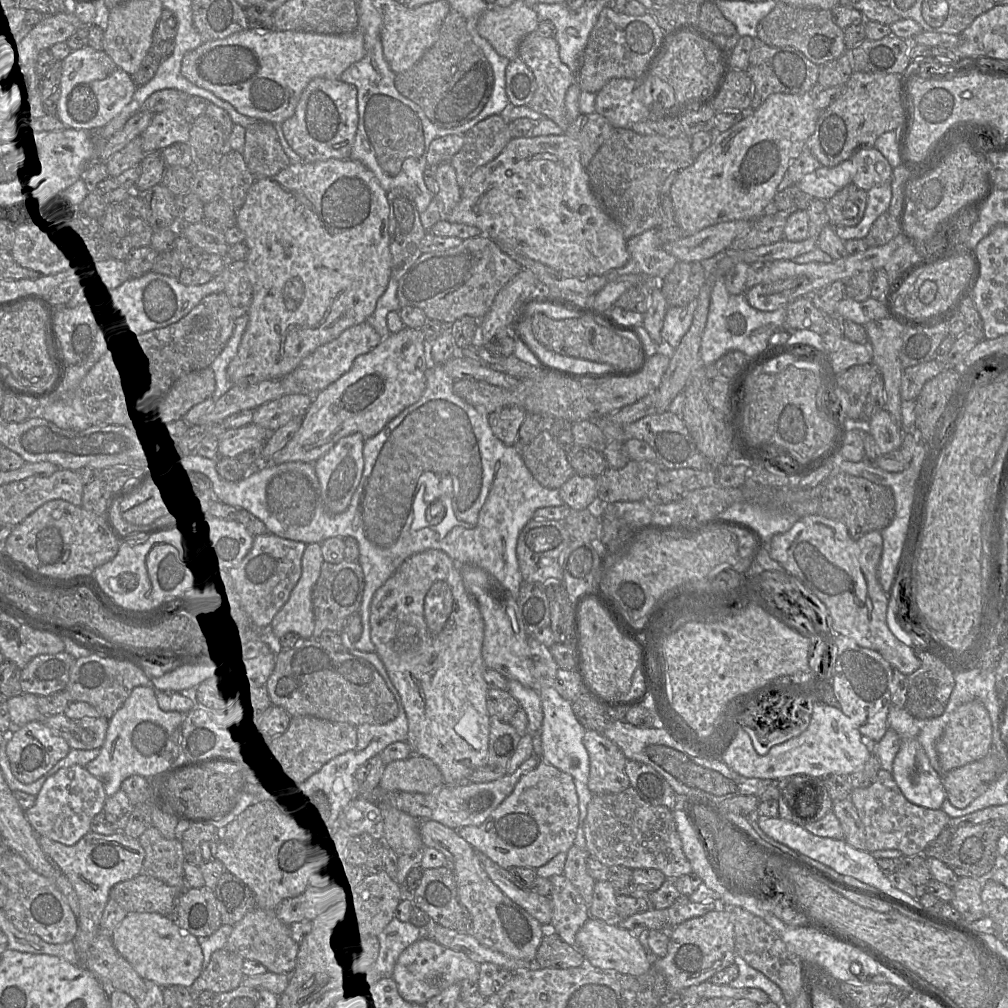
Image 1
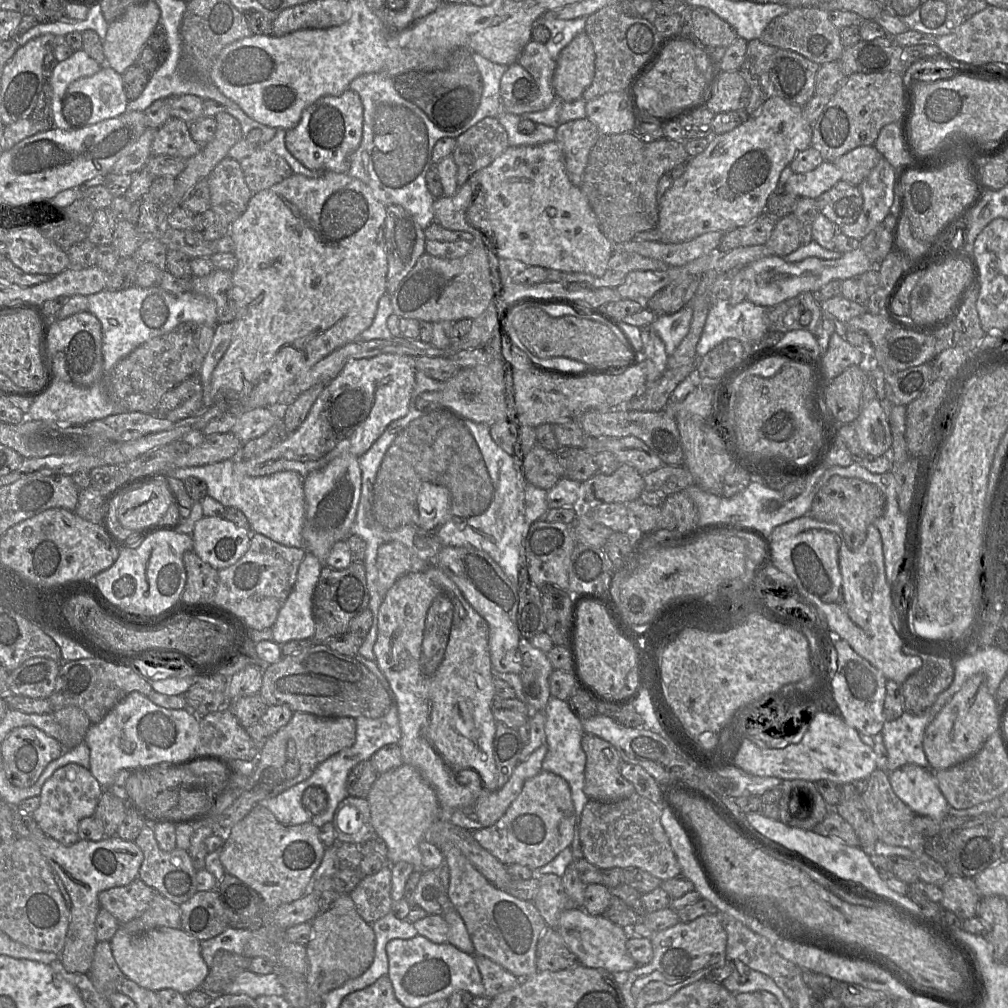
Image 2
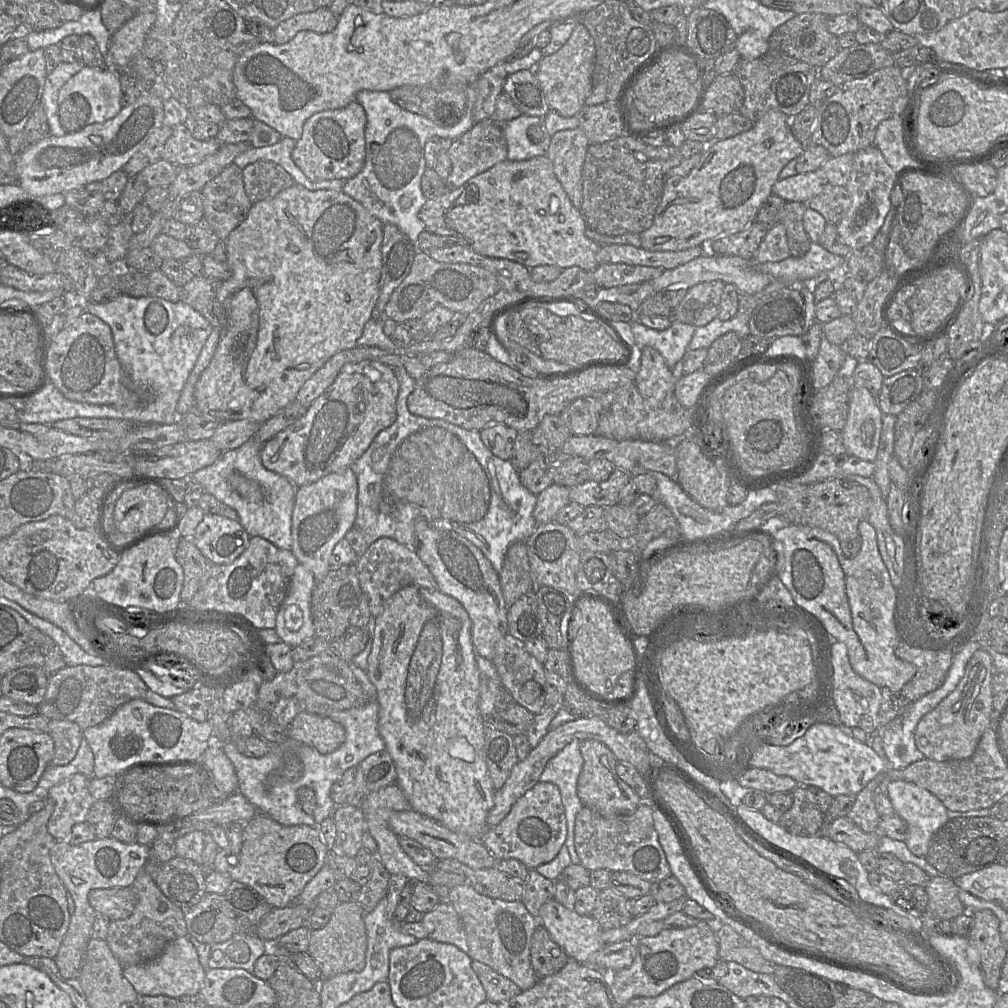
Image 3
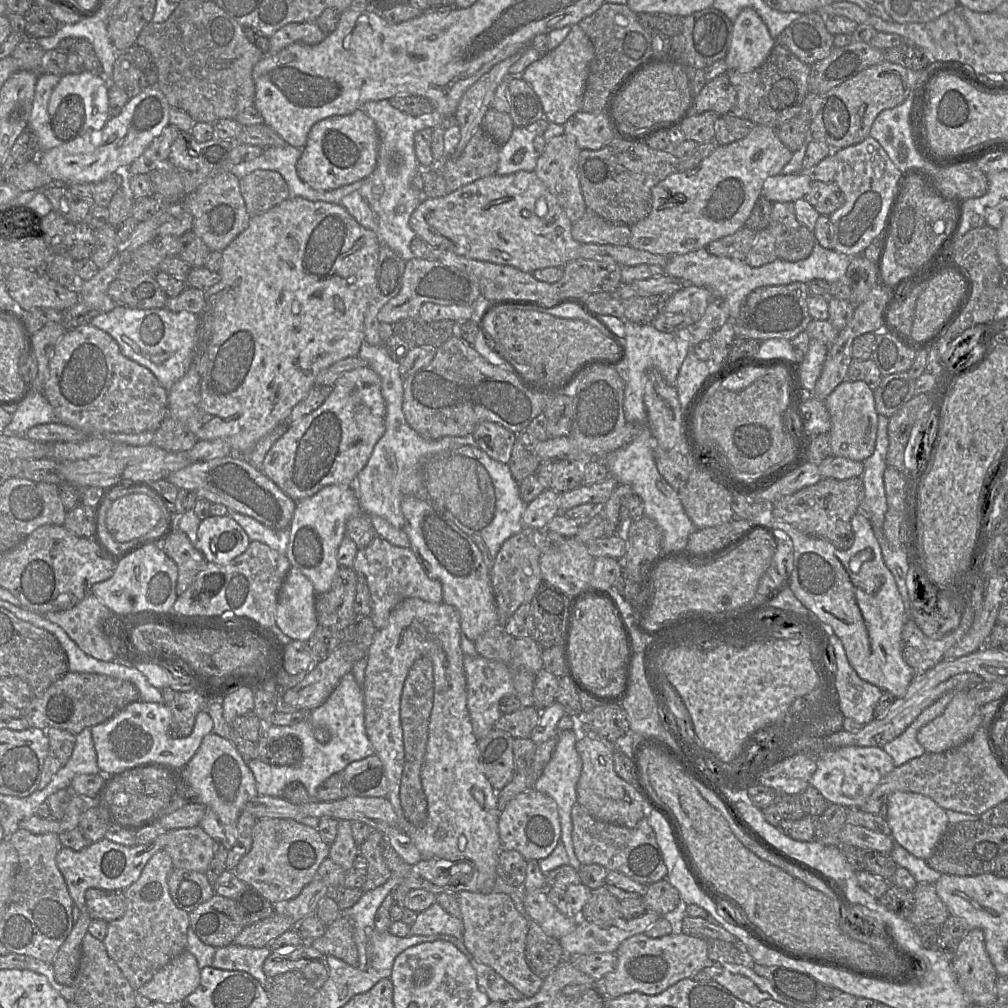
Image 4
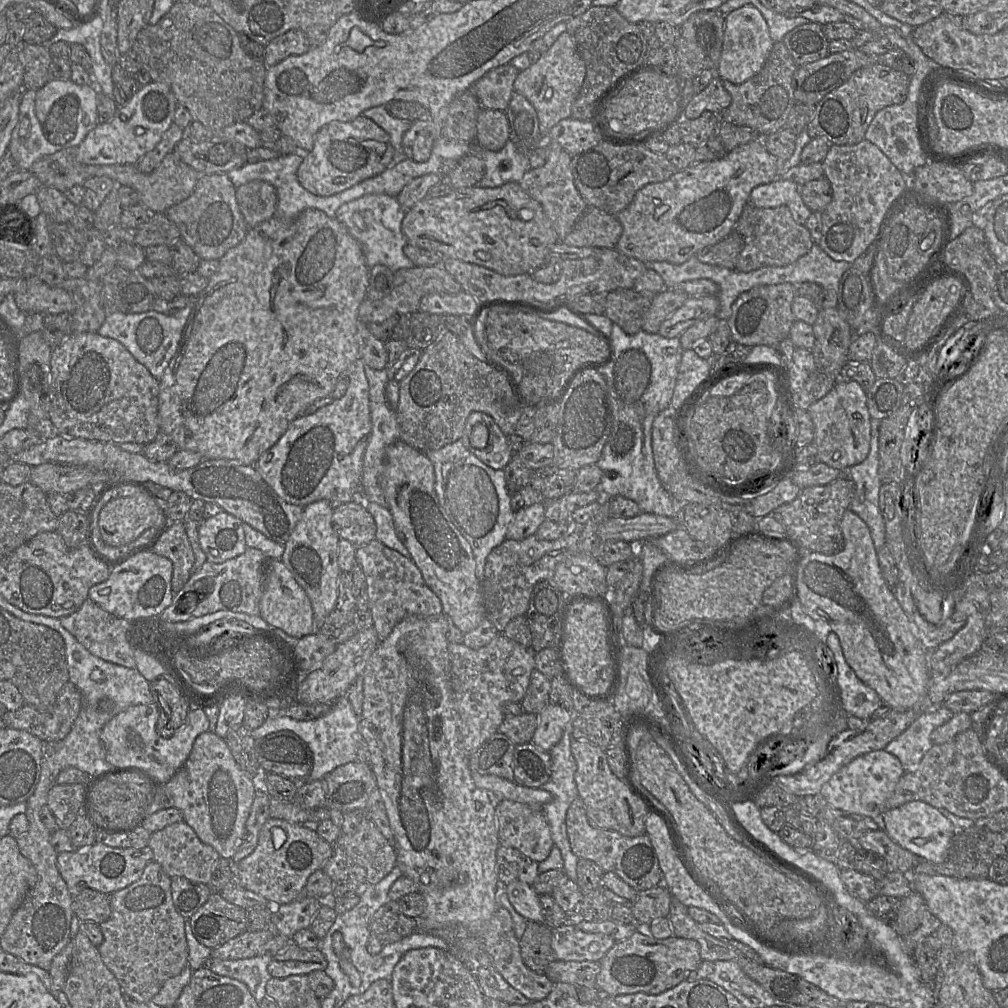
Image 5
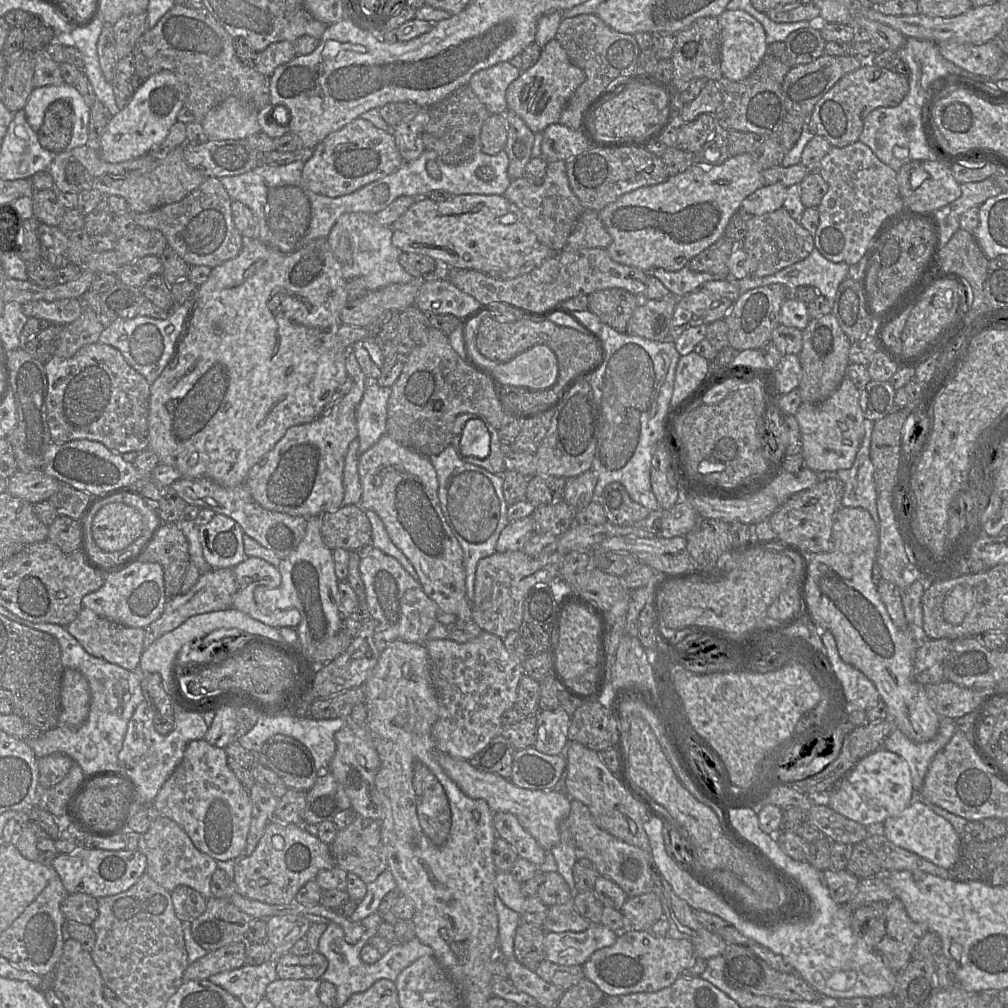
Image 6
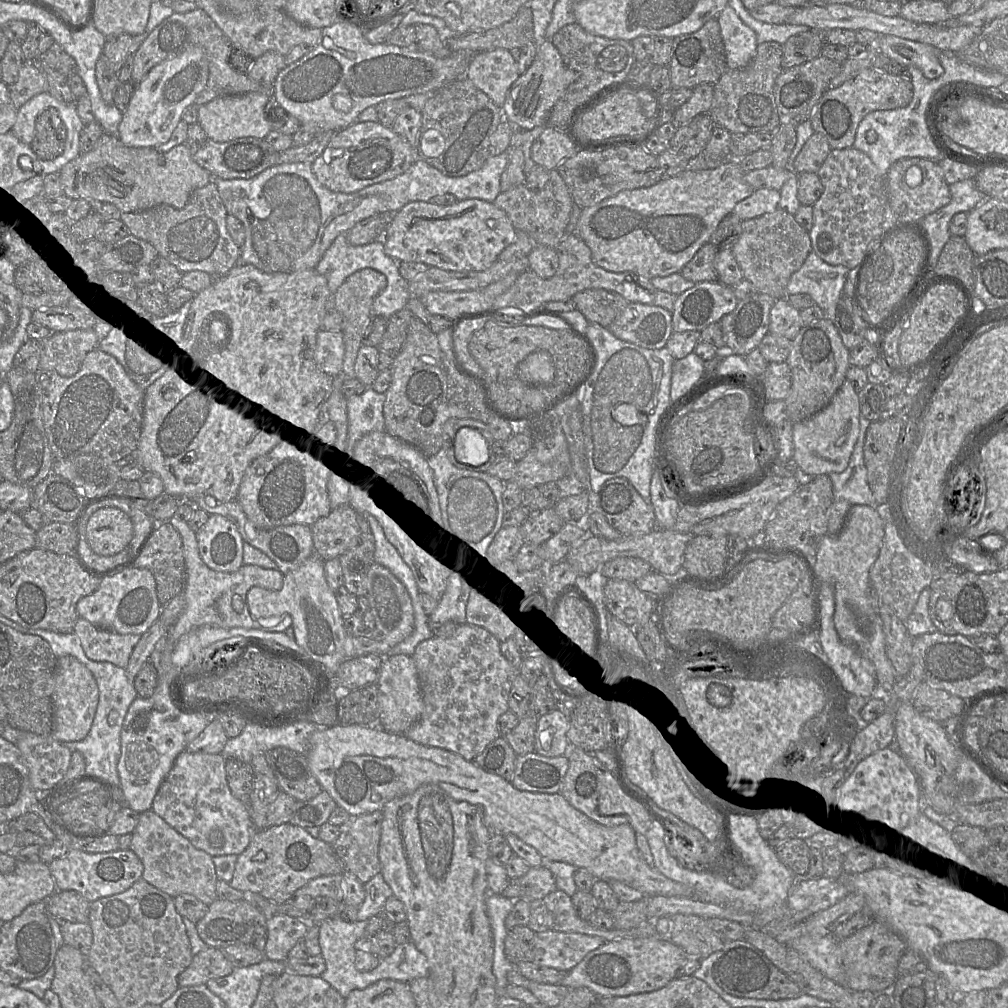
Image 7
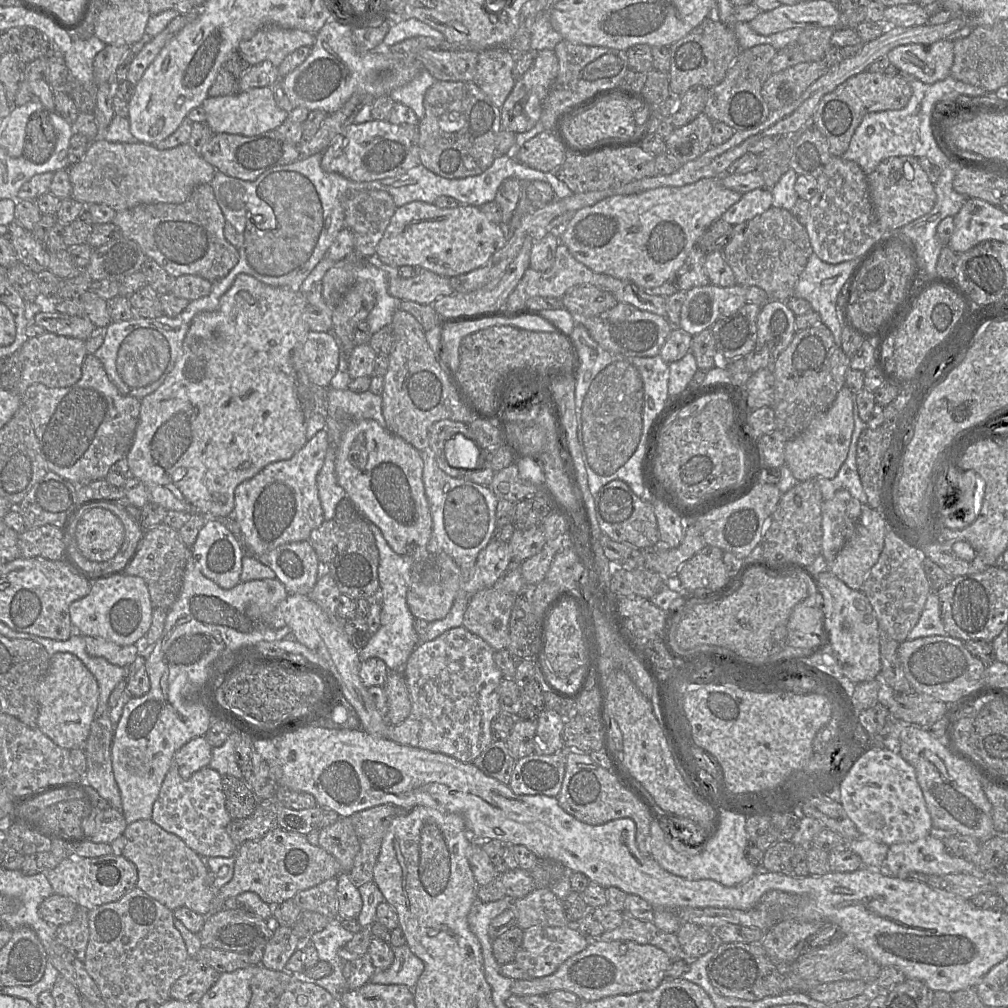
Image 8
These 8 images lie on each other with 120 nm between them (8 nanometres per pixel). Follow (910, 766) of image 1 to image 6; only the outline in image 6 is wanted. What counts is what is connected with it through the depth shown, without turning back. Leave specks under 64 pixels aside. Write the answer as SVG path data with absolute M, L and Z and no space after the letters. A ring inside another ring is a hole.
M914 801L895 818L884 821L884 836L895 846L912 852L933 864L951 869L959 858L961 838L953 826L926 804Z

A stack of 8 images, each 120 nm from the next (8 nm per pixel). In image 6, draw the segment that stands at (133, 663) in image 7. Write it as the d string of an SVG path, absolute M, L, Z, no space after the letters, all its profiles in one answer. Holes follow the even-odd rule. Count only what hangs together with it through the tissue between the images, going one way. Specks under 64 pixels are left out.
M233 568L209 569L202 572L196 584L185 594L168 598L161 616L145 628L144 649L163 634L172 631L192 616L232 607L233 596L238 590Z

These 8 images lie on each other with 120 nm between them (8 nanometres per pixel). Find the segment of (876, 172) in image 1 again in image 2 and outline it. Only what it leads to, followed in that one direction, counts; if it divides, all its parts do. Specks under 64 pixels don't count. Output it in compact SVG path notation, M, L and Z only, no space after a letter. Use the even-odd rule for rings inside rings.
M872 146L857 147L833 163L841 171L841 180L859 185L882 158L882 155Z

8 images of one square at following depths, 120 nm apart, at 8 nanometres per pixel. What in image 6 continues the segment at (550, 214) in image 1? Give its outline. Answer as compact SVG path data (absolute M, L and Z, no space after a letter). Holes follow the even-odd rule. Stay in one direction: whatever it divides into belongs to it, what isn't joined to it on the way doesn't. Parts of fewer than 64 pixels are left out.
M463 194L441 202L419 198L390 227L392 244L402 252L429 256L443 269L472 269L487 275L514 266L519 258L538 244L536 235L525 225L519 208L504 195Z

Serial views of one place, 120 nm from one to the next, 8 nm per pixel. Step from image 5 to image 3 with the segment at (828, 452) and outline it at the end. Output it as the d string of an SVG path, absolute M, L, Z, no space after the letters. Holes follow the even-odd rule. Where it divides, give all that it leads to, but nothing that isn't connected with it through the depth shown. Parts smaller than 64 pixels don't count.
M863 387L849 392L849 412L842 440L848 455L874 462L882 430L882 411L878 401Z

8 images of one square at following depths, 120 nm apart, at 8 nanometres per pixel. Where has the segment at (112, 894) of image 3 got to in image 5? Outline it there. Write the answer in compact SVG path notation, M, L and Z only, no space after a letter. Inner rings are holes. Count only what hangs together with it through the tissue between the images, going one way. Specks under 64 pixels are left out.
M90 888L83 889L73 898L71 908L80 921L100 924L110 917L110 894Z

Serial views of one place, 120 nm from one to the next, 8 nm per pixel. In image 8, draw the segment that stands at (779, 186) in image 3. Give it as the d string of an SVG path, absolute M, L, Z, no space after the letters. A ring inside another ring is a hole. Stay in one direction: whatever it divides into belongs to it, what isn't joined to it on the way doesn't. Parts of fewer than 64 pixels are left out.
M759 188L743 193L738 202L732 205L721 217L732 226L747 222L772 207L770 189Z

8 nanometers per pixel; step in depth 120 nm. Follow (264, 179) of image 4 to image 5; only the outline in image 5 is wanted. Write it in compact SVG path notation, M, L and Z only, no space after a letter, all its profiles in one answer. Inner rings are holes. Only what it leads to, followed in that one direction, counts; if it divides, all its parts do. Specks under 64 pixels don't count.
M253 180L236 189L239 209L249 228L274 216L277 193L273 185L262 180Z

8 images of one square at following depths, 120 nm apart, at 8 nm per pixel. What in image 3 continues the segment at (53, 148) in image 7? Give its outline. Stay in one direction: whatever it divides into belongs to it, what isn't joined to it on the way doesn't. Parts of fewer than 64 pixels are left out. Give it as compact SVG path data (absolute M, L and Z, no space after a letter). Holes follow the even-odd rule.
M83 94L70 95L58 106L59 121L62 128L67 134L82 132L91 125L89 118L93 112L92 109L91 102Z

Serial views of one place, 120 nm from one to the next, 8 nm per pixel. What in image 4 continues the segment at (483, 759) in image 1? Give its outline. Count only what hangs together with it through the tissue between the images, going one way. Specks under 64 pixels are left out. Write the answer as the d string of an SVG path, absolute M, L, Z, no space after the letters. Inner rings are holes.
M415 597L406 598L401 603L399 603L391 611L387 625L382 629L377 629L373 642L370 645L370 647L368 648L368 652L367 652L368 662L367 662L367 667L366 667L366 671L365 671L365 681L362 686L363 693L364 693L364 704L365 704L365 712L364 712L365 728L366 728L367 736L373 745L374 752L375 752L374 754L376 754L382 761L385 772L386 772L386 776L389 780L389 791L388 791L387 798L389 799L390 803L392 804L394 812L397 815L398 827L410 837L413 844L416 846L416 848L421 853L422 859L423 860L444 859L444 860L449 860L449 861L469 859L472 862L471 863L472 871L473 871L473 867L474 867L478 871L478 874L480 877L480 891L476 891L476 892L491 893L492 891L494 891L494 883L497 878L498 854L501 851L501 843L500 843L500 838L499 838L499 833L498 833L498 819L499 819L500 812L498 810L498 805L497 805L497 791L492 787L489 780L483 774L483 772L480 770L480 767L479 767L478 739L475 737L475 735L473 733L473 728L472 728L470 715L469 715L469 711L468 711L468 707L467 707L466 676L465 676L464 666L463 666L464 653L460 646L461 633L462 632L461 632L460 613L455 606L449 605L445 602L432 603L432 602L424 601L420 598L415 598Z

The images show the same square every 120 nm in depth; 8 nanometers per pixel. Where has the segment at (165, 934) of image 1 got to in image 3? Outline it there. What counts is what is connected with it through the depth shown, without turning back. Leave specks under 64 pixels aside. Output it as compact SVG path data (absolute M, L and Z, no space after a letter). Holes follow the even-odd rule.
M187 935L171 941L157 958L143 964L123 967L123 975L139 996L164 995L177 999L199 994L205 979L205 969Z

